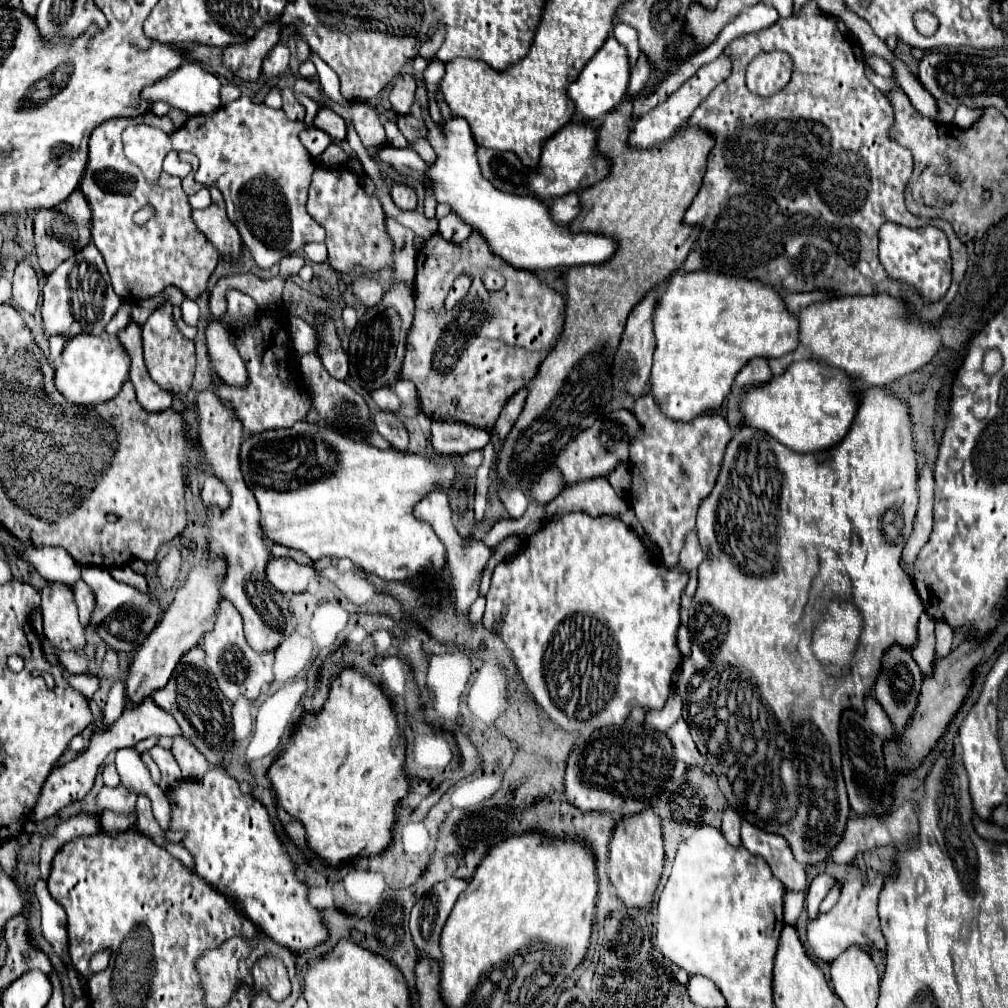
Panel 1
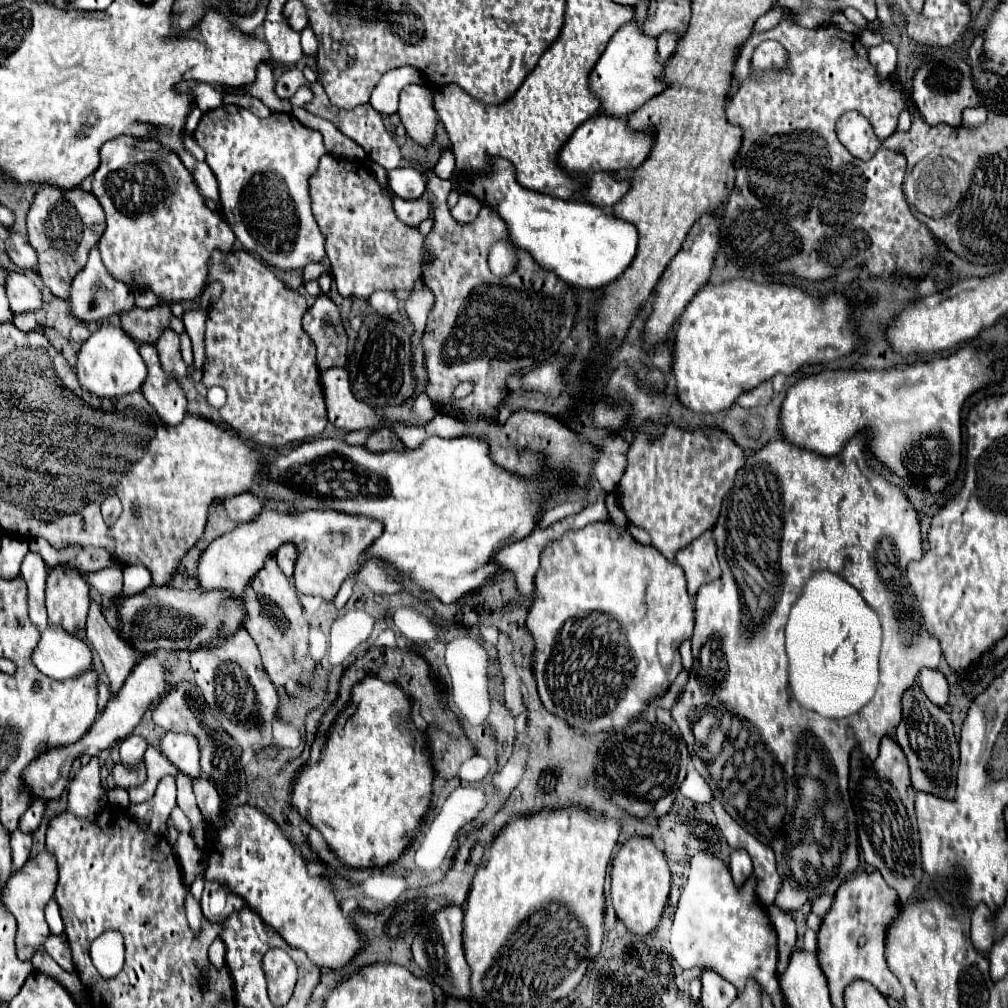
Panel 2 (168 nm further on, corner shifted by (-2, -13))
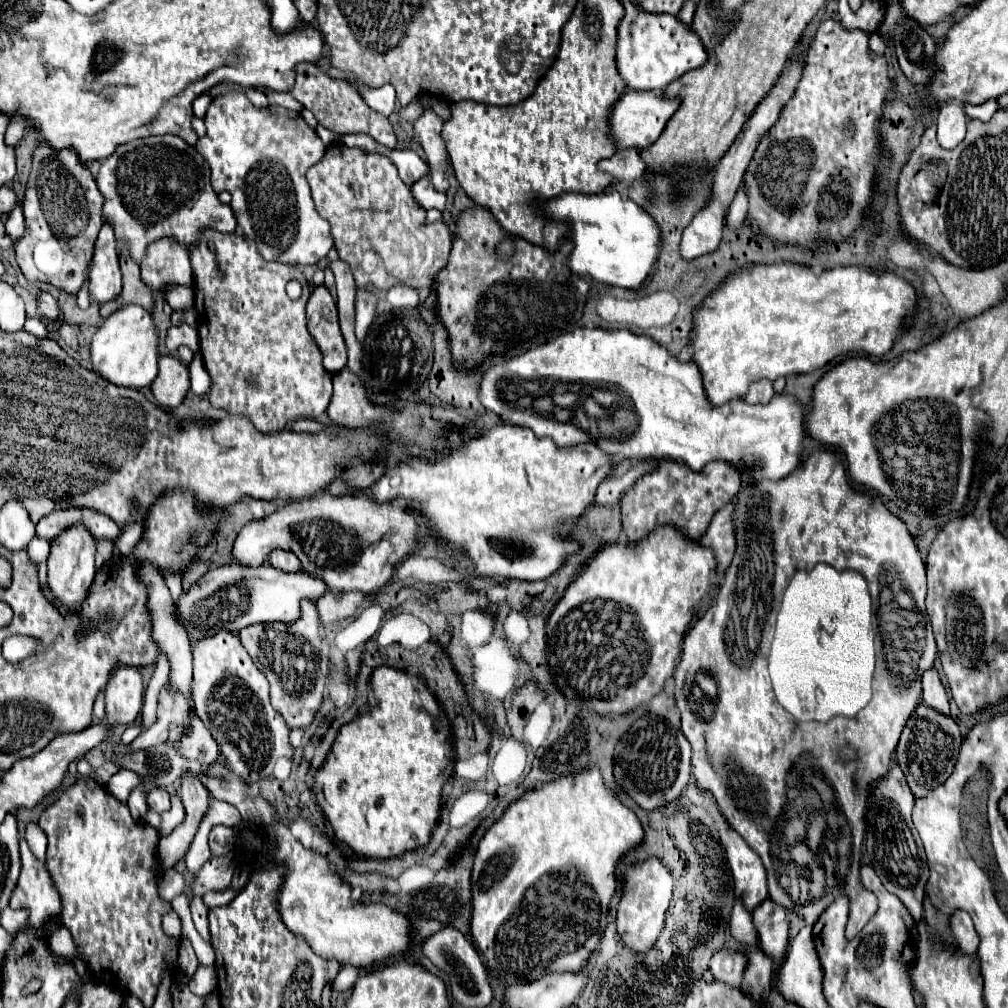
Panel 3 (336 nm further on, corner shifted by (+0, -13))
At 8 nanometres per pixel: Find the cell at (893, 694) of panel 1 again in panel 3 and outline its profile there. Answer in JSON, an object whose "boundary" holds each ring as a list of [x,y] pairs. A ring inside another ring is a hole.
{"boundary":[[[925,704],[917,706],[897,746],[897,764],[901,764],[901,770],[915,798],[921,798],[927,794],[929,782],[937,786],[941,784],[941,778],[949,778],[961,750],[961,742],[963,742],[963,736],[959,732],[959,726],[953,722],[953,718],[937,714],[935,710],[929,710]],[[927,778],[933,778],[933,780],[927,780]]]}

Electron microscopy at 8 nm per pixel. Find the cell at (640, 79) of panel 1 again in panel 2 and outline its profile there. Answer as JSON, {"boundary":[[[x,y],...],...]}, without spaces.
{"boundary":[[[663,34],[657,38],[657,56],[659,60],[667,60],[677,46],[677,38],[673,34]]]}

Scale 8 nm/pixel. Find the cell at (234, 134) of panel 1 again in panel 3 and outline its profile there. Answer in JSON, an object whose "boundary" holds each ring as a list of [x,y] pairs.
{"boundary":[[[221,94],[217,96],[205,116],[207,134],[197,140],[197,150],[205,156],[211,166],[211,186],[215,192],[231,192],[231,208],[237,216],[237,224],[243,234],[255,240],[261,256],[267,260],[277,260],[285,264],[317,264],[333,248],[333,236],[329,222],[315,210],[311,188],[305,178],[307,170],[321,160],[325,154],[325,144],[313,128],[301,118],[299,112],[287,110],[283,106],[257,108],[245,94]]]}

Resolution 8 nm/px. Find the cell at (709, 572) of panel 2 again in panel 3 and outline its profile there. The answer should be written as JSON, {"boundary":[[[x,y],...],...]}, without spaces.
{"boundary":[[[733,498],[727,506],[723,506],[711,520],[709,530],[705,532],[705,536],[701,536],[701,544],[705,548],[713,548],[715,556],[717,556],[717,572],[723,574],[725,566],[729,568],[733,554],[735,554],[735,502],[737,498]]]}

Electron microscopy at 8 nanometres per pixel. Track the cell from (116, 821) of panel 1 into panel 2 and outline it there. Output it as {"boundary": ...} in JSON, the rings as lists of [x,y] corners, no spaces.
{"boundary":[[[165,776],[159,780],[155,796],[151,800],[147,800],[145,804],[131,804],[127,810],[141,828],[163,834],[167,830],[167,820],[175,806],[177,806],[175,778]]]}

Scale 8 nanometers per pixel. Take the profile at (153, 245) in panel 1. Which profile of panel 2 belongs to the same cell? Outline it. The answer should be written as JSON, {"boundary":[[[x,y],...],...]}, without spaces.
{"boundary":[[[119,136],[105,142],[101,148],[101,164],[93,174],[93,194],[107,216],[107,228],[99,240],[99,252],[107,272],[115,280],[127,284],[133,292],[155,292],[163,304],[197,300],[207,284],[211,254],[215,250],[229,254],[235,242],[235,234],[229,230],[227,222],[205,208],[205,200],[181,158],[167,146],[163,146],[161,154],[161,142],[155,136]]]}

